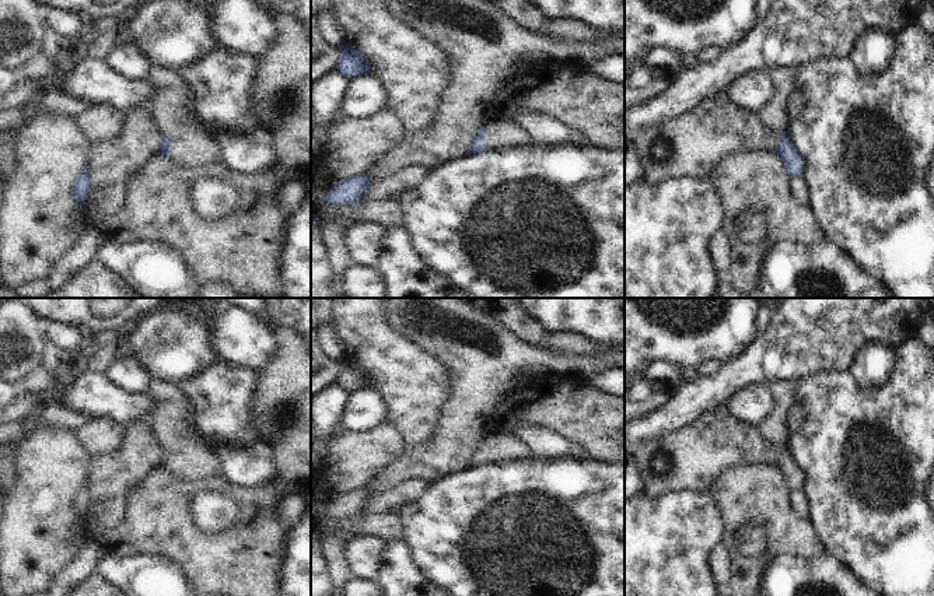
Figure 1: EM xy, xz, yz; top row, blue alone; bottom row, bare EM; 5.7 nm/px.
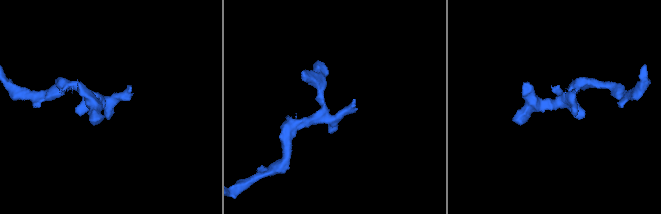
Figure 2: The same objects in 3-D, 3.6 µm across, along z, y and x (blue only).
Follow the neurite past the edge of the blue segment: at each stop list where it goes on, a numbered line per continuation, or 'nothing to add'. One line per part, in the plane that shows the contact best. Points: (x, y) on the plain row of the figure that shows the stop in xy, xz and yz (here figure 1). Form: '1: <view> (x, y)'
1: xy (191, 460)

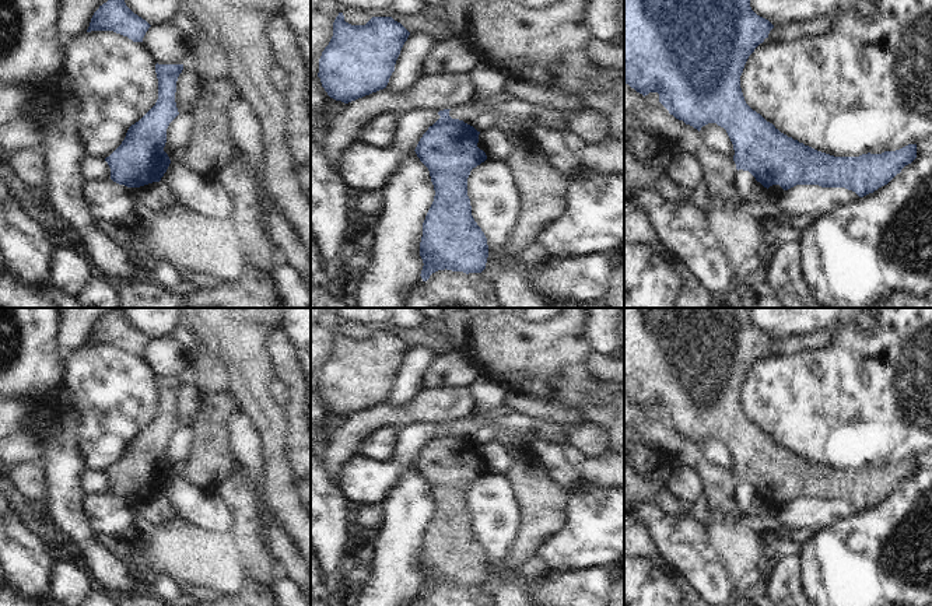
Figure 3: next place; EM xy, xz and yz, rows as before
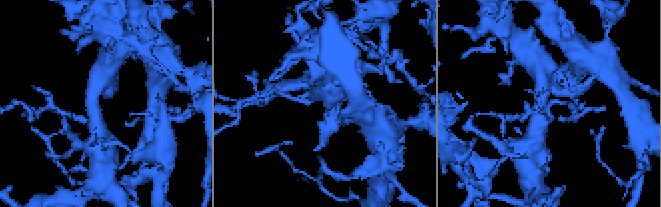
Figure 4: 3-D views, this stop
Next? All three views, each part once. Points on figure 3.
nothing to add

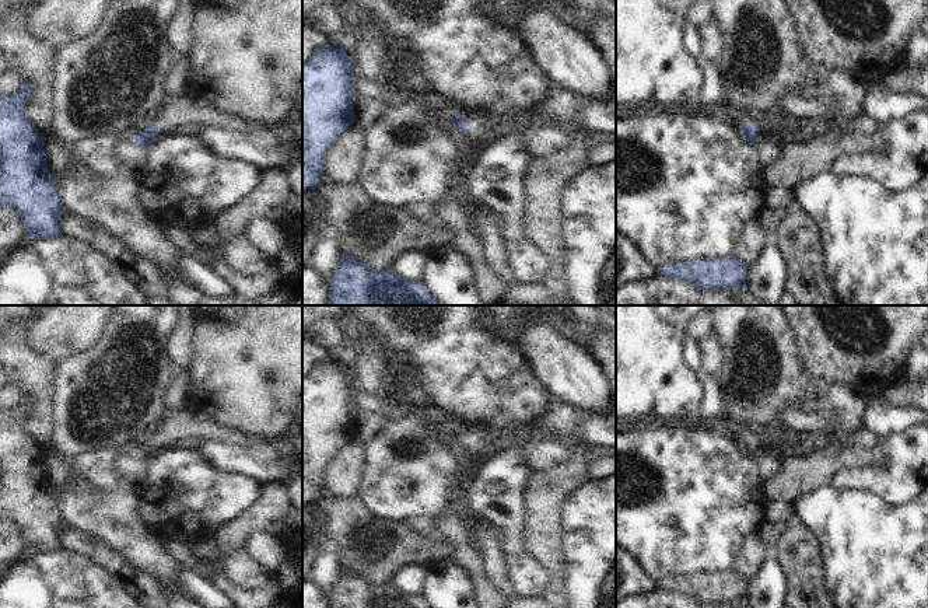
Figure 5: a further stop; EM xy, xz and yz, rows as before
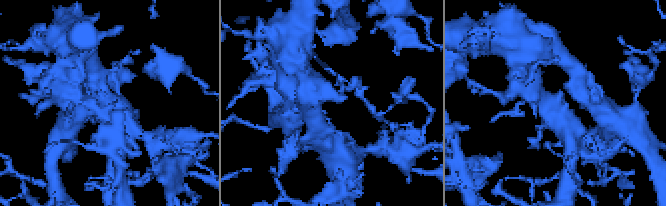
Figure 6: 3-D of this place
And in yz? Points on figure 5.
1: yz (741, 433)

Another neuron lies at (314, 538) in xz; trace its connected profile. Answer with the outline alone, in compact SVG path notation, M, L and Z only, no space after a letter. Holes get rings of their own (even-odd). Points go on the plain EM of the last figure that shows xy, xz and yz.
M302 503L302 579L315 565L316 558L329 546L325 520L312 503Z

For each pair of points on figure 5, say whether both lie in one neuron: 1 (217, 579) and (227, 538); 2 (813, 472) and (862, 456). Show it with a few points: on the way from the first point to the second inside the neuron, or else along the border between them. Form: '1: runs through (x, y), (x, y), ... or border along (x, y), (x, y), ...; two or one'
1: border along (223, 570), (219, 570), (209, 579); two
2: runs through (826, 461), (850, 457); one

